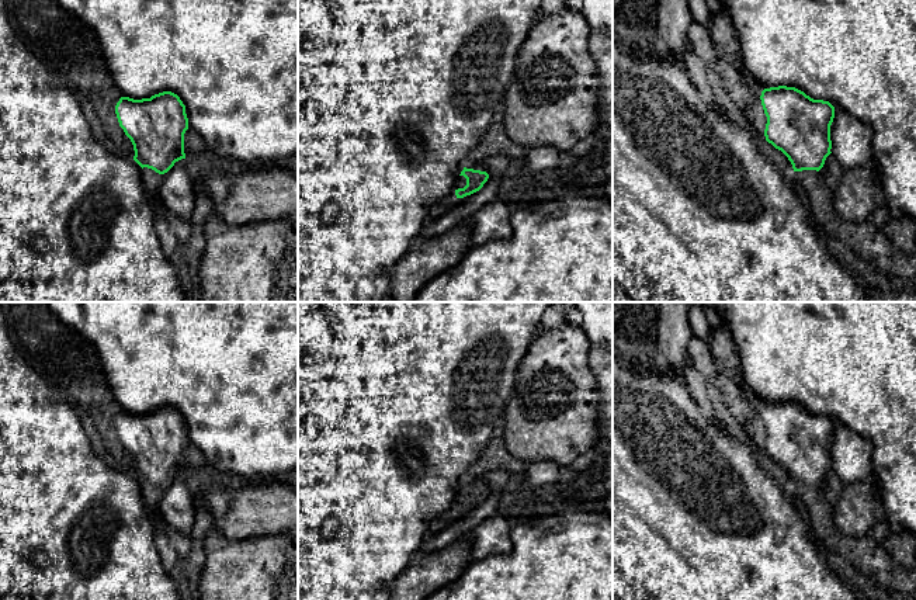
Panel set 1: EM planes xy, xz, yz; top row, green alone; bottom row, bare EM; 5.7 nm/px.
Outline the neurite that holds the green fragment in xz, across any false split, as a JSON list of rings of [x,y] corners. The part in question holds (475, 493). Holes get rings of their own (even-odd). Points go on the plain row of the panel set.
[[[464,482],[455,502],[457,513],[464,513],[479,506],[488,496],[488,493],[489,489],[486,486]]]

